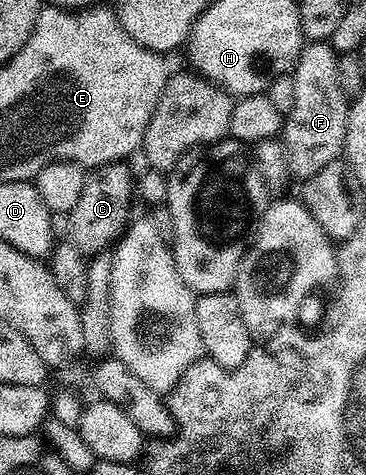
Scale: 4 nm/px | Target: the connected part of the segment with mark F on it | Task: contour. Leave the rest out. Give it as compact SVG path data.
M309 41L302 46L297 66L291 72L295 85L294 105L284 116L279 138L285 145L289 173L294 180L310 179L323 165L342 158L350 100L339 85L337 57L328 42Z

